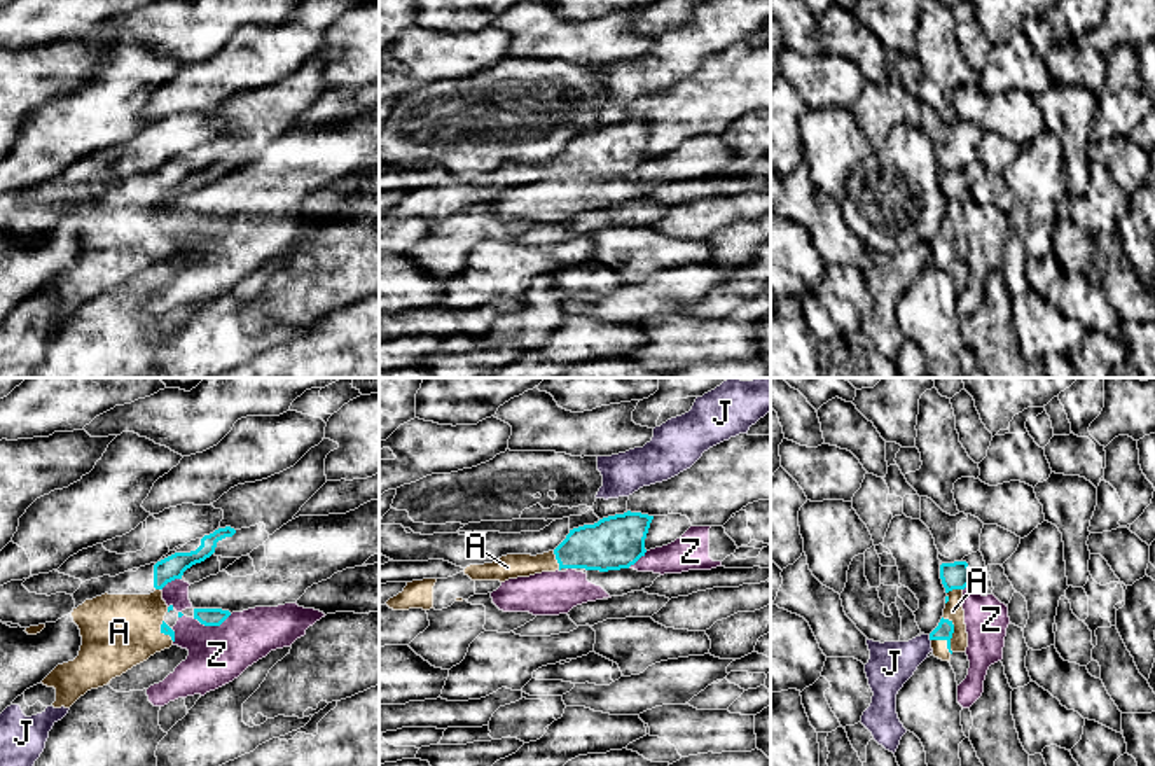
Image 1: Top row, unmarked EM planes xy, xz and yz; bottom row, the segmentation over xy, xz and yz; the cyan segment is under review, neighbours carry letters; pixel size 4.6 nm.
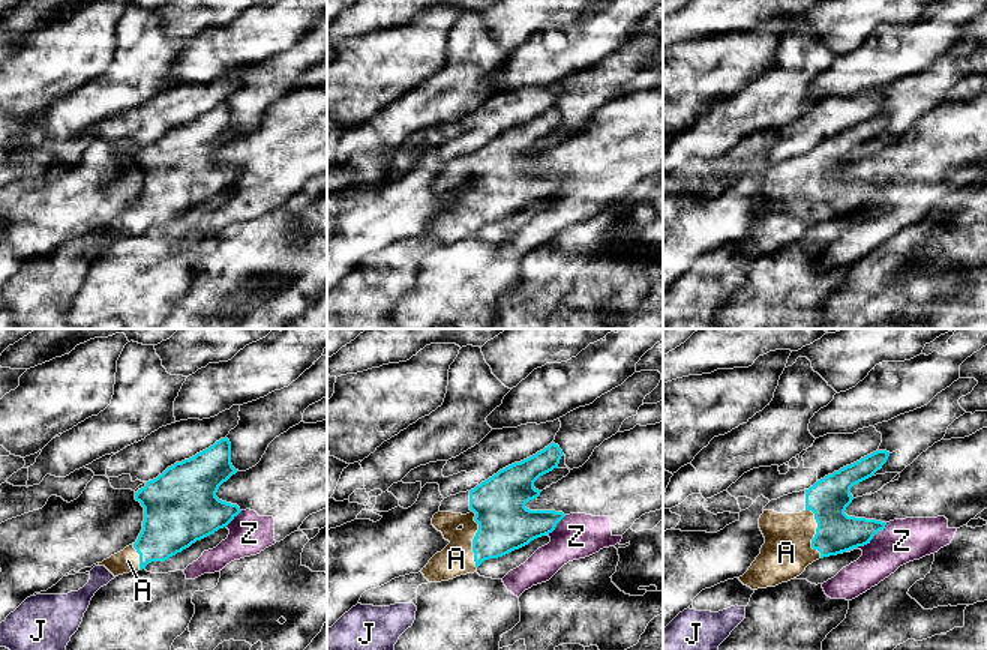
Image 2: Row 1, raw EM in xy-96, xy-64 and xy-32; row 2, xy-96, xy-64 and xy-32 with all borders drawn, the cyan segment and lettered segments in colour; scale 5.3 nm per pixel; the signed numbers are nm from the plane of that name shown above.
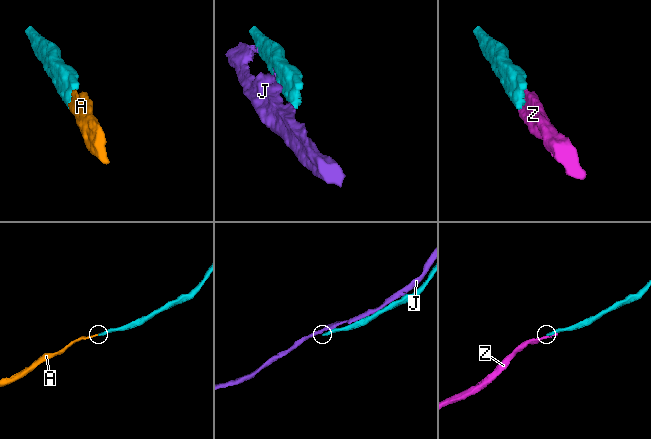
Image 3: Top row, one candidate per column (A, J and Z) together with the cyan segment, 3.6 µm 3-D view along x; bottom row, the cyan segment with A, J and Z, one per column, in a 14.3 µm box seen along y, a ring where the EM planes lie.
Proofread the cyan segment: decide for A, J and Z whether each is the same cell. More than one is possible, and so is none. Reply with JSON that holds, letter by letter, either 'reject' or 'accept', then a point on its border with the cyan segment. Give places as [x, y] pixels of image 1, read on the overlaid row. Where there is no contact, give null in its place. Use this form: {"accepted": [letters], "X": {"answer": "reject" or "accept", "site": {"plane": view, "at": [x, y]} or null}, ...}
{"accepted": ["A"], "A": {"answer": "accept", "site": {"plane": "yz", "at": [953, 632]}}, "J": {"answer": "reject", "site": {"plane": "yz", "at": [930, 639]}}, "Z": {"answer": "reject", "site": {"plane": "xy", "at": [212, 625]}}}

